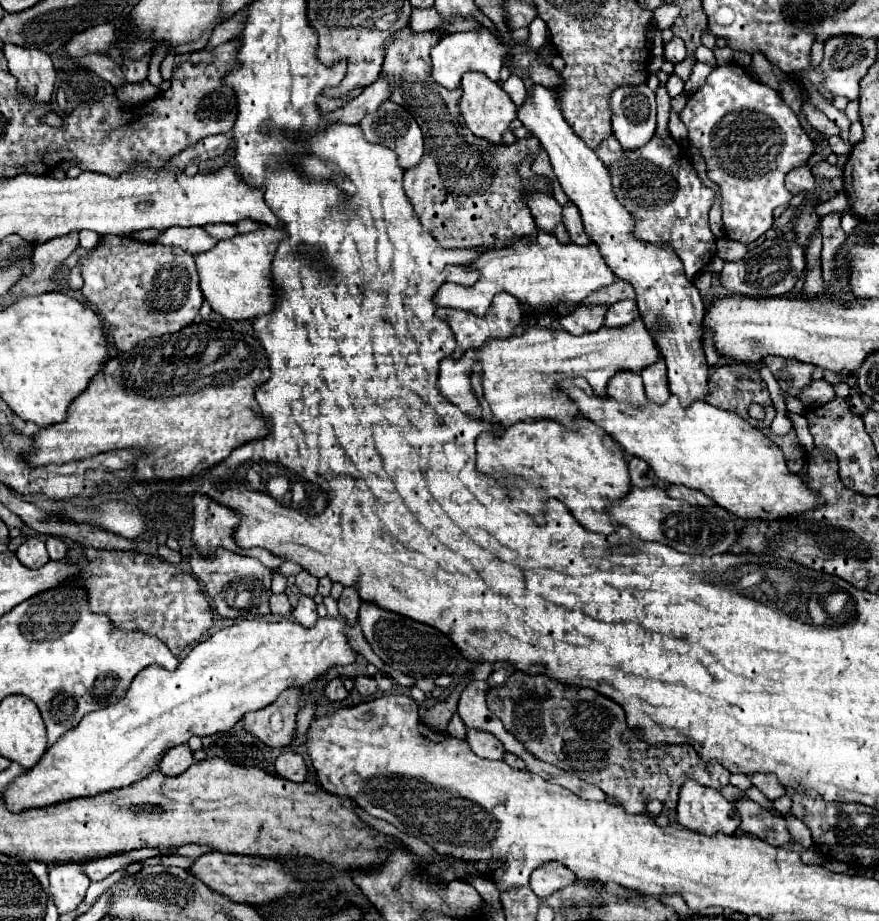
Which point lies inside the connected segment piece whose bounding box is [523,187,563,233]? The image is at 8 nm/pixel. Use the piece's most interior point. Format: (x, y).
(546, 211)

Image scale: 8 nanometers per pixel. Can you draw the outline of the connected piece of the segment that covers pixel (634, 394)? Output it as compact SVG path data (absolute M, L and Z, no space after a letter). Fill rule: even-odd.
M621 371L609 381L607 395L613 397L615 401L631 403L635 407L643 407L645 403L649 403L645 397L645 391L643 391L641 377L637 373L629 373L629 371Z

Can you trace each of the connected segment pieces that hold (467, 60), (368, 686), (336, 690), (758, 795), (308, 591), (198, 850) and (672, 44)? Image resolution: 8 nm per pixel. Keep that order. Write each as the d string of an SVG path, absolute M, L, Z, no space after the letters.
M479 27L467 33L453 33L445 35L433 49L431 49L431 61L433 61L433 79L447 87L457 89L461 85L461 77L467 71L479 71L485 73L491 81L499 81L499 71L505 57L505 45L499 45L499 39L487 29Z
M359 675L357 681L355 681L355 685L357 685L357 691L361 695L365 695L365 697L369 697L369 695L373 695L377 691L375 679L373 677L367 677L367 675Z
M331 679L329 683L327 683L327 687L325 687L325 697L329 699L329 701L343 701L345 697L347 697L347 689L343 687L343 681L341 679Z
M752 786L747 789L745 791L745 796L752 801L755 801L762 808L772 810L774 814L780 815L780 813L773 808L773 802L769 801L769 799L767 799L765 795L763 795L763 793L761 793L761 791L759 791L755 786Z
M305 571L297 573L295 585L297 585L297 589L299 589L303 595L315 597L315 595L317 595L317 583L319 583L319 581L317 581L313 575L309 575L309 573L305 573Z
M183 845L183 847L177 847L177 851L175 851L175 855L185 855L185 857L191 857L191 859L197 859L197 857L201 857L201 855L205 855L205 853L211 853L213 849L211 847L201 847L201 845Z
M673 37L669 43L665 43L665 57L671 63L679 63L685 59L685 45L679 37Z

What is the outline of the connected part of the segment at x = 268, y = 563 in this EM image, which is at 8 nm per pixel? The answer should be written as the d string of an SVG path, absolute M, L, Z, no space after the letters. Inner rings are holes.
M195 495L193 497L193 547L197 547L199 555L201 557L207 557L207 555L215 555L217 549L227 549L227 551L233 551L237 555L245 555L245 557L255 557L259 559L267 569L275 569L283 563L283 559L279 557L273 557L273 553L265 551L265 549L241 549L235 545L233 541L233 529L237 527L239 523L239 517L237 513L233 513L229 507L223 507L223 505L217 505L213 499L205 497L205 495Z

